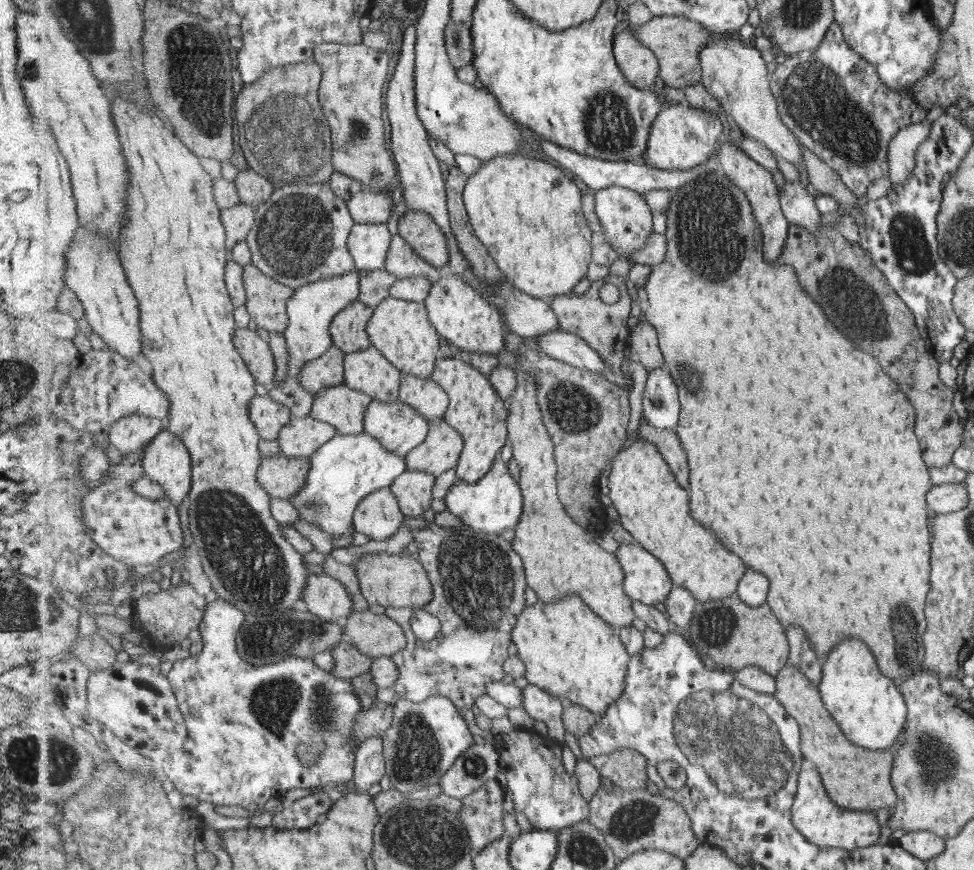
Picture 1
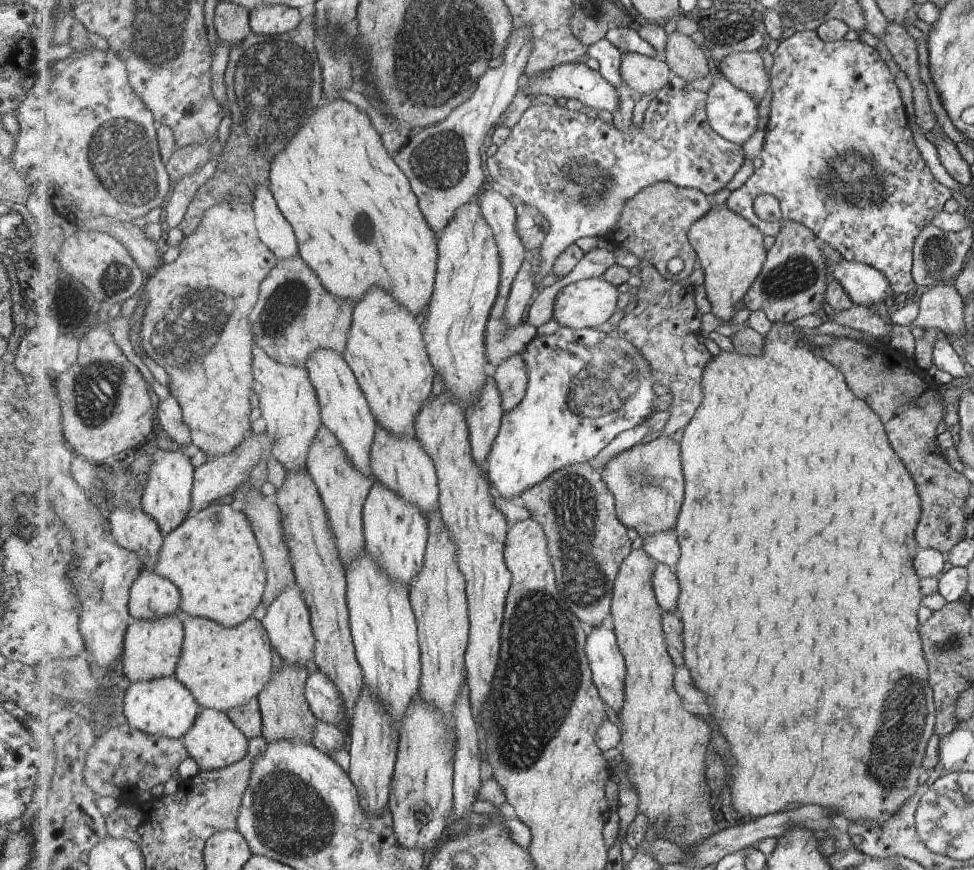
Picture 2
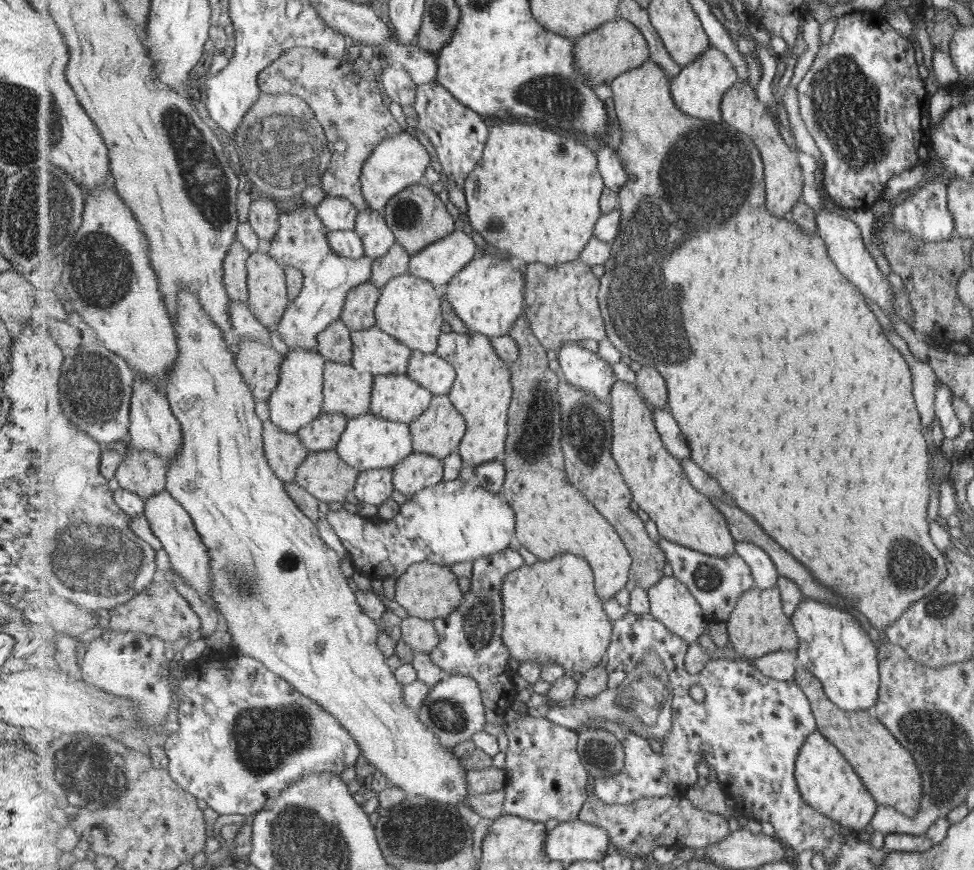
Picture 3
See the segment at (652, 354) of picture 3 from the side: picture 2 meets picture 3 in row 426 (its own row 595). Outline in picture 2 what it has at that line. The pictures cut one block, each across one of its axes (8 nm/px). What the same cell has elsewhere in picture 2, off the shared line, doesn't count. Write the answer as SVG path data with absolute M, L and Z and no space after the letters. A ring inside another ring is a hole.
M774 323L770 333L765 337L765 343L762 353L759 356L743 355L737 351L721 351L716 357L713 357L706 366L702 385L704 388L704 401L695 413L694 420L689 426L684 428L681 441L683 464L685 464L685 478L687 478L687 502L683 504L683 514L679 516L678 524L675 528L677 533L682 557L677 565L676 575L681 587L681 600L678 602L678 610L681 610L683 624L685 624L685 658L687 666L693 672L693 678L701 690L705 690L711 698L713 704L713 714L719 720L719 726L725 734L725 738L731 744L731 750L737 758L737 774L735 774L735 786L731 788L732 802L735 810L743 816L749 816L749 820L757 817L764 817L773 812L779 813L787 804L791 802L803 802L803 804L821 804L825 808L835 808L841 810L841 813L850 822L857 821L877 821L882 823L890 814L893 814L903 801L906 801L919 786L919 774L923 774L921 768L921 759L925 754L925 745L928 738L933 733L935 726L935 717L938 708L935 706L936 690L932 688L932 670L927 662L926 655L923 654L923 641L919 638L919 610L923 610L923 593L921 582L924 578L915 576L911 560L916 555L914 539L914 530L917 528L918 521L922 518L922 502L919 497L916 484L911 474L909 474L902 459L898 457L893 447L890 445L889 436L885 435L883 422L881 418L873 412L873 408L857 398L849 384L845 382L845 374L831 364L827 358L819 355L816 351L818 346L812 343L800 342L801 336L792 329L789 324Z

